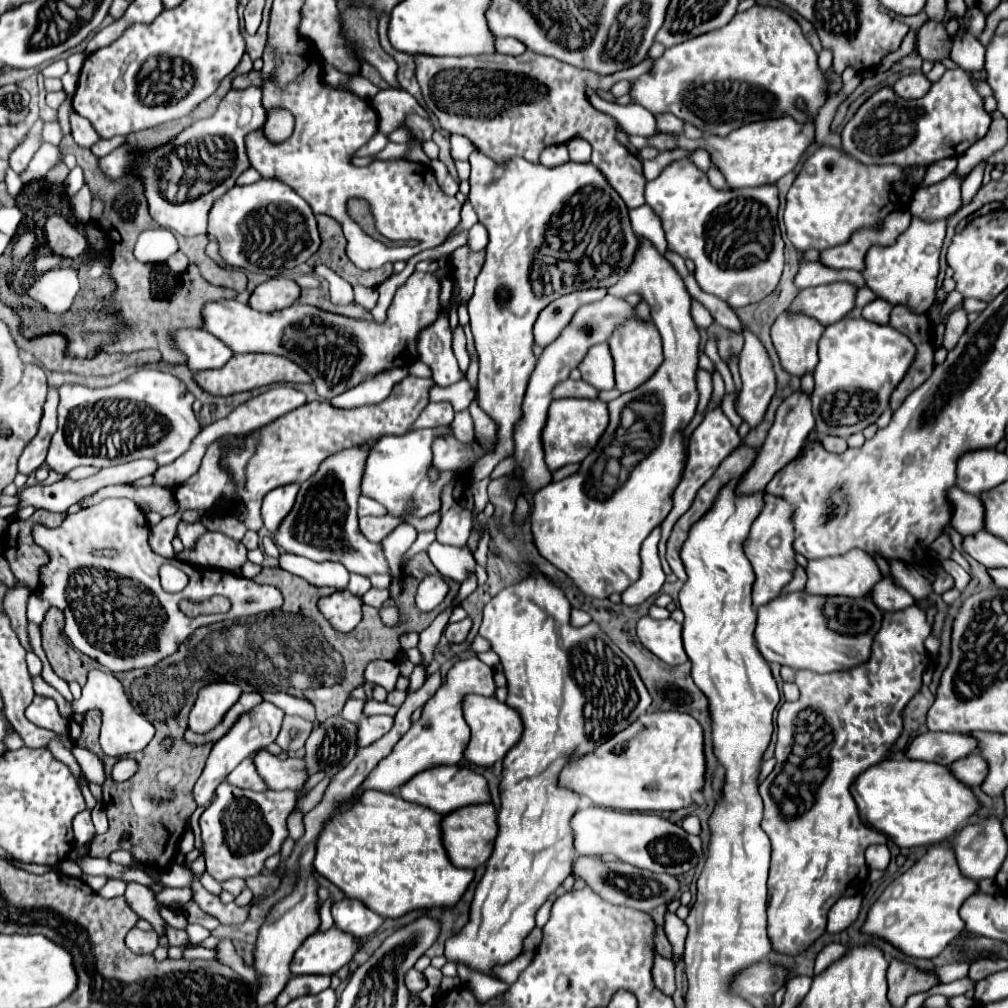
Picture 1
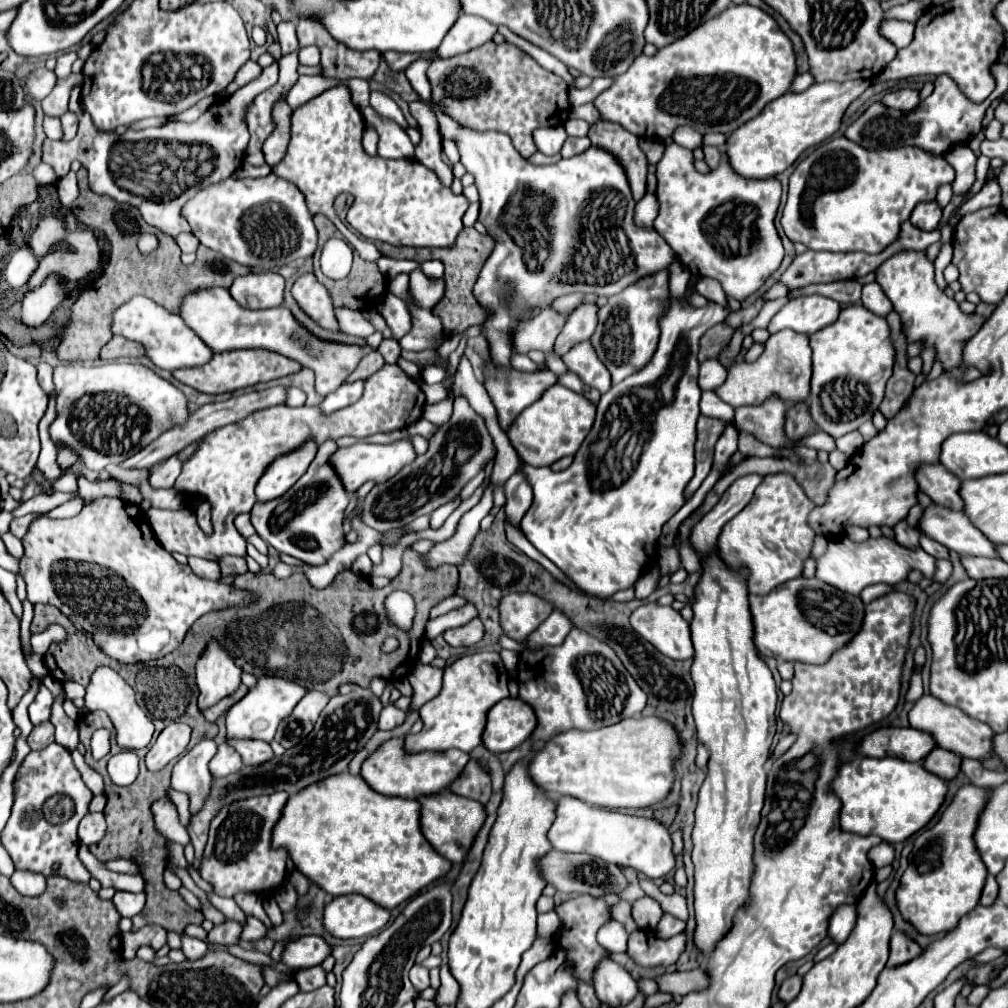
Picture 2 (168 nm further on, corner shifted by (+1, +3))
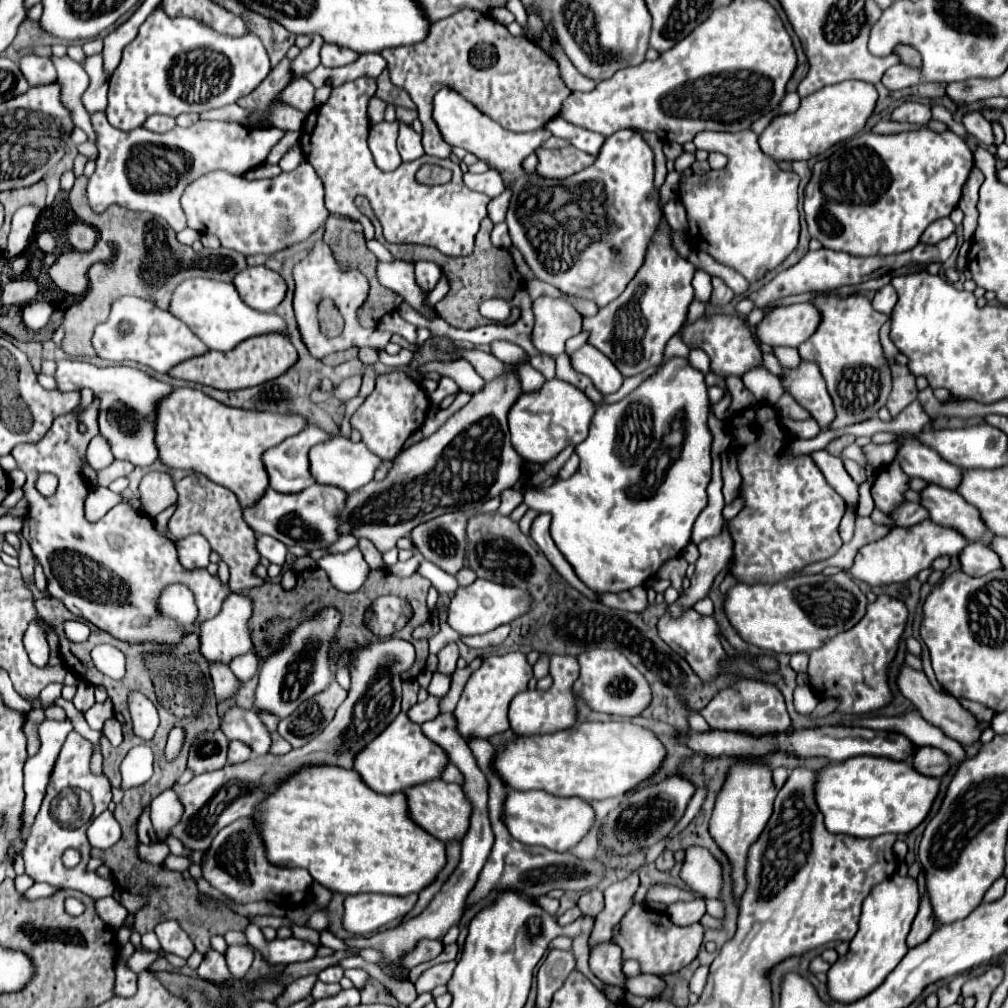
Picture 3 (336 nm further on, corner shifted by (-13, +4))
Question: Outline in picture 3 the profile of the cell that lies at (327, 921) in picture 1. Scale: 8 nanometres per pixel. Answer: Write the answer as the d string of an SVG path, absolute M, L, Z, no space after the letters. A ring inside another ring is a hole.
M318 981L314 985L314 991L312 991L312 997L314 999L326 999L326 997L332 997L332 995L338 995L342 991L342 987L339 983L326 984L322 981Z

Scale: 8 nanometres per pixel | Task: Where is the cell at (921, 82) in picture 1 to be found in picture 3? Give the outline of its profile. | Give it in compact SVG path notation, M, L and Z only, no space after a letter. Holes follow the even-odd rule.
M906 101L900 107L896 107L890 115L892 121L898 123L912 123L912 125L928 125L932 121L932 113L930 107L922 105L922 103L914 103L914 101Z

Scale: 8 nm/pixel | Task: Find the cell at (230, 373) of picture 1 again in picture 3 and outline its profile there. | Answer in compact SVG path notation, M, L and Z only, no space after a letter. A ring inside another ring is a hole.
M266 333L262 337L250 337L242 341L242 345L236 345L228 353L218 353L218 351L206 351L202 357L192 357L190 361L182 361L182 365L176 365L170 369L170 377L208 385L214 389L222 391L234 391L234 389L246 389L260 385L264 381L280 377L290 365L296 363L296 349L288 341L284 333Z

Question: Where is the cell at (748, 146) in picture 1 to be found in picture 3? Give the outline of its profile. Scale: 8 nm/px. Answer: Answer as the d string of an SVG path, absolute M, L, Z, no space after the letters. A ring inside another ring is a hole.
M842 81L826 85L820 91L804 97L798 111L778 115L760 135L760 147L776 161L808 161L838 141L844 141L864 129L878 101L878 91L872 83Z

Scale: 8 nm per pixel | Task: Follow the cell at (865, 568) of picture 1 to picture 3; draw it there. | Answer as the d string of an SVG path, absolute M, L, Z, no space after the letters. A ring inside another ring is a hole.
M930 519L916 523L912 527L894 527L886 537L862 547L850 567L852 577L868 583L868 585L888 585L888 583L906 583L916 577L918 571L928 569L936 557L942 555L958 555L968 545L966 537L954 533L954 529L942 529L934 525Z

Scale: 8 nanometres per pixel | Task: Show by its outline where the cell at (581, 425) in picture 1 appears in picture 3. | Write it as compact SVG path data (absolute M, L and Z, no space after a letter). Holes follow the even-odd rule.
M560 379L546 381L542 389L522 393L512 405L508 413L512 445L522 459L530 463L546 463L556 457L566 445L578 445L588 437L588 425L594 411L594 403L574 385Z

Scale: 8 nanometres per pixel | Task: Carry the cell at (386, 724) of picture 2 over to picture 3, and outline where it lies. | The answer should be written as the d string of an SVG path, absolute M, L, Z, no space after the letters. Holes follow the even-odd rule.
M428 697L424 703L416 703L410 711L408 711L408 717L414 721L414 723L418 723L418 725L422 725L422 721L430 721L430 719L434 719L434 717L438 717L438 713L440 713L440 697Z

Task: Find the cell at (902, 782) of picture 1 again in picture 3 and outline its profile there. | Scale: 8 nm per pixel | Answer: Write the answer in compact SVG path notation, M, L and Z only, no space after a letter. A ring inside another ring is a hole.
M858 755L842 763L830 763L818 771L814 797L830 833L852 837L878 837L884 833L910 833L920 825L938 795L938 779L924 777L906 761Z

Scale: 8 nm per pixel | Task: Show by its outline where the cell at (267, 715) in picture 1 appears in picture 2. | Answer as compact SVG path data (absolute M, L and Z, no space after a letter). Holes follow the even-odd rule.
M276 676L258 678L258 684L254 688L250 688L250 692L228 710L228 714L226 714L226 730L228 730L226 740L252 738L252 740L272 742L280 722L294 710L294 706L300 702L300 698L306 692L308 690L302 688L300 684L294 684L290 680L284 680L284 678L276 678Z

